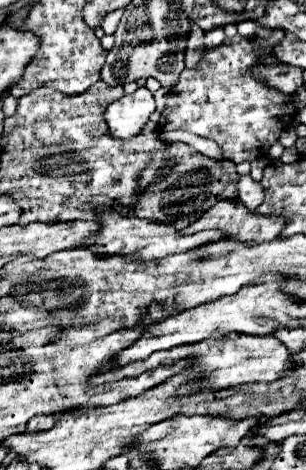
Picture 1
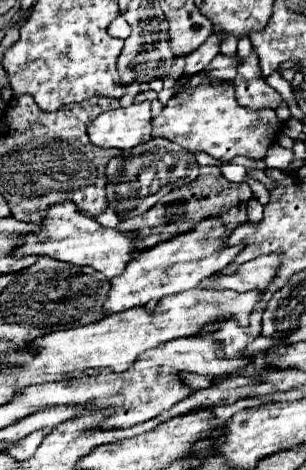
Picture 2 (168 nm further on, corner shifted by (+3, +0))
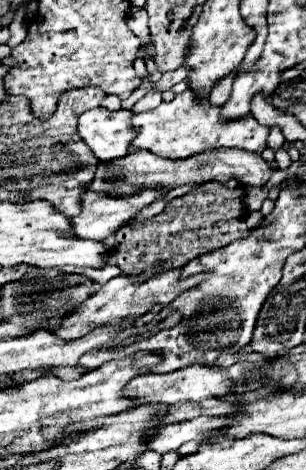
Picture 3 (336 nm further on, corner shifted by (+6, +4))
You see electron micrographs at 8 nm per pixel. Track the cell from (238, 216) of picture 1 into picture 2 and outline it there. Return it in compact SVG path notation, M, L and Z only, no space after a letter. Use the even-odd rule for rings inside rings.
M219 216L203 218L193 230L179 234L167 242L159 242L153 248L141 250L127 264L125 272L111 278L111 292L105 302L105 312L115 314L135 306L145 306L149 300L161 300L169 294L179 294L183 290L197 288L199 282L211 274L221 272L233 258L243 250L243 246L225 248L227 228Z

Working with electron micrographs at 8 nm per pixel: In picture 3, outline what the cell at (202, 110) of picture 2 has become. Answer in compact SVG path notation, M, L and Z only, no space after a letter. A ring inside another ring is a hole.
M192 90L176 94L176 98L168 104L160 104L154 110L136 114L132 118L132 126L138 128L138 134L130 146L132 150L150 150L156 156L170 160L184 160L194 154L216 148L244 148L262 154L268 138L268 128L260 126L252 116L236 122L222 122L220 108L210 106L208 100L200 102Z

